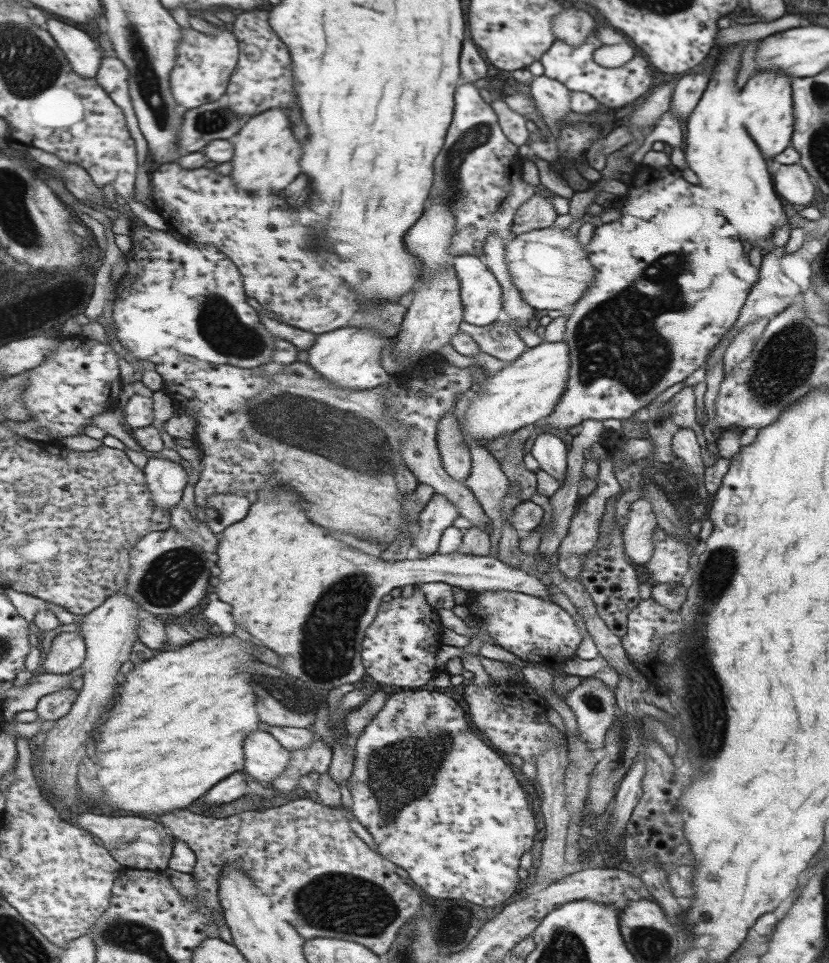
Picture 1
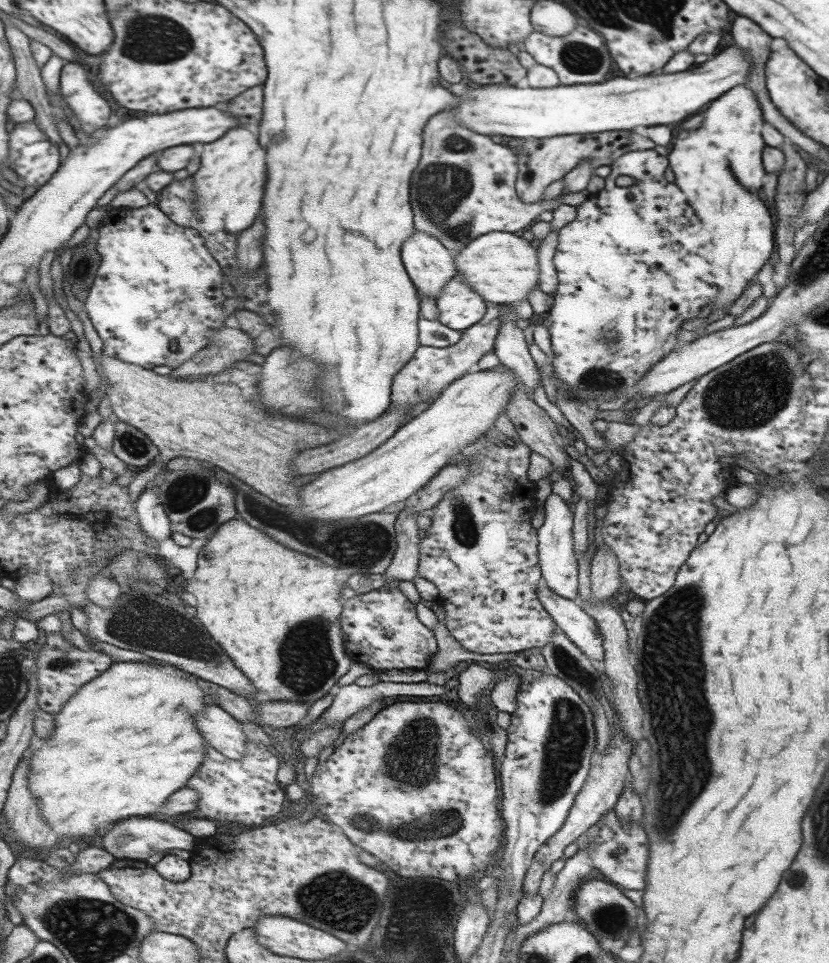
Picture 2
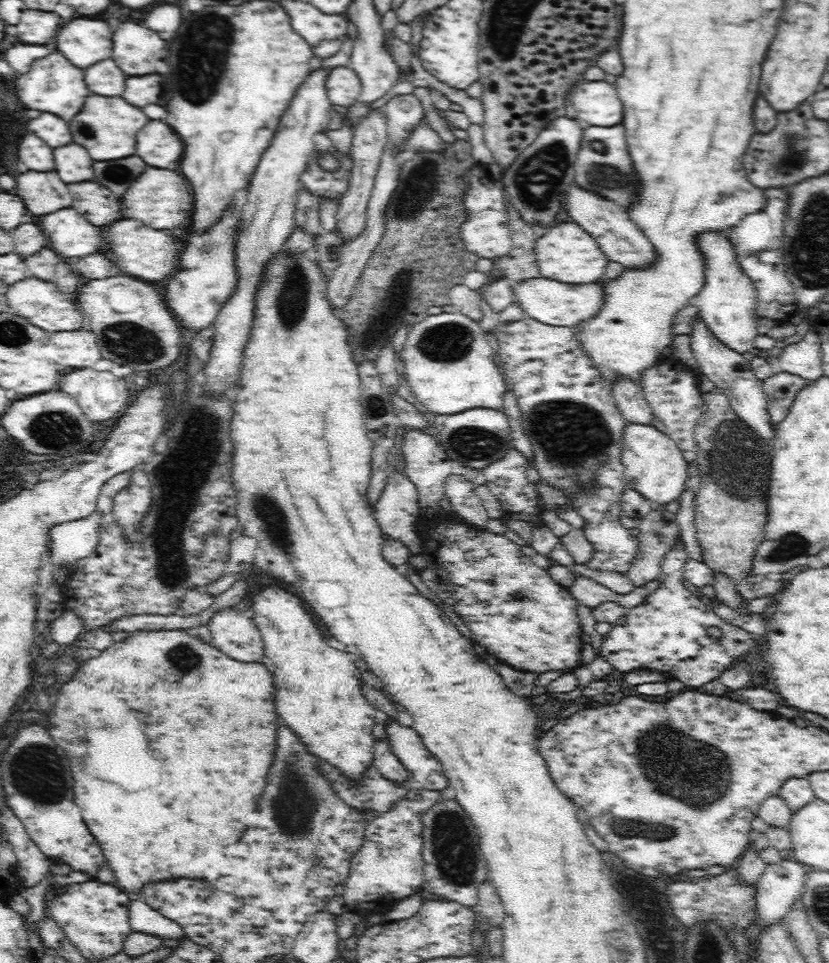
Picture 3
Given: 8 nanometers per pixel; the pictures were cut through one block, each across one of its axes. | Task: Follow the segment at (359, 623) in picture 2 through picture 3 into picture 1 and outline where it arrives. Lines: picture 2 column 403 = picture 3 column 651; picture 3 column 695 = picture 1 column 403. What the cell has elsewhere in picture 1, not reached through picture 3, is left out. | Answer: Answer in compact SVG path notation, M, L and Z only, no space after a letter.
M413 585L413 593L407 597L395 594L388 602L381 602L376 618L364 632L361 647L360 656L368 677L404 690L415 690L433 678L435 652L441 645L437 611L427 604L419 586Z

